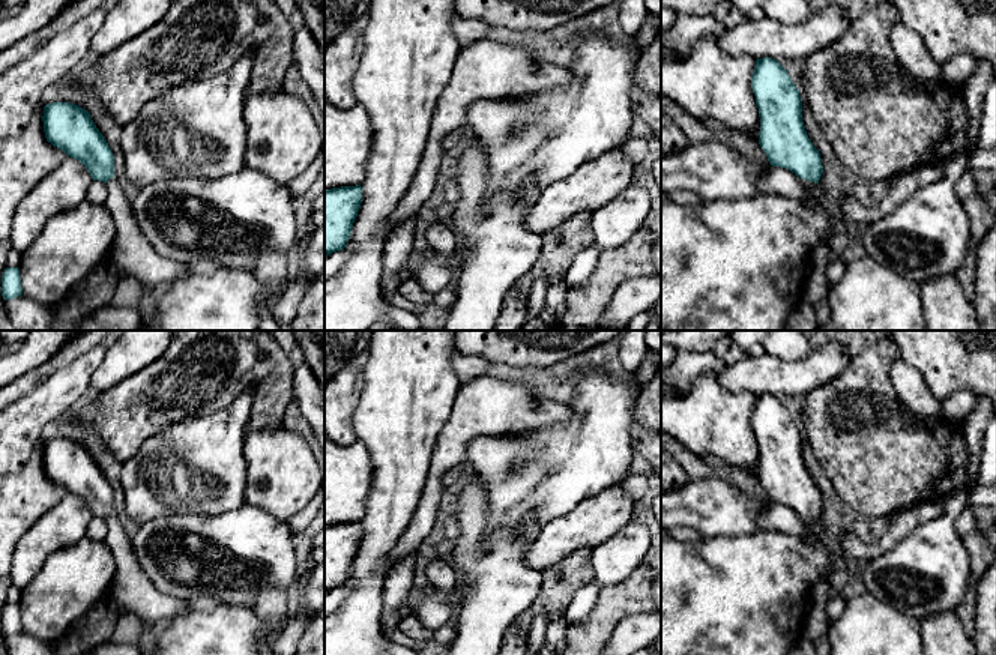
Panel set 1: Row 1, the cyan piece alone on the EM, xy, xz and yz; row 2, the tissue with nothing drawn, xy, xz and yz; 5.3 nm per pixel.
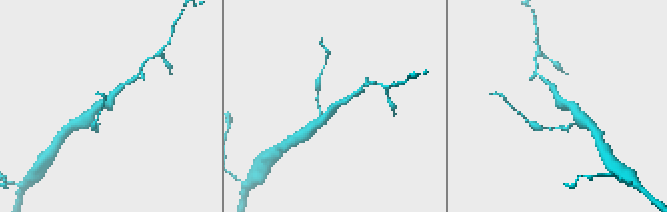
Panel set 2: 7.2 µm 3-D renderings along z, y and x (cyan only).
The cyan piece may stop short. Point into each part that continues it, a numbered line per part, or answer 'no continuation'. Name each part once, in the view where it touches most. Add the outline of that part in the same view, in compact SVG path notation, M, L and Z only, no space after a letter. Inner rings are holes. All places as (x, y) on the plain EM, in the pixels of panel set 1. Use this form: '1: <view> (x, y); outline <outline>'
1: yz (808, 537); outline M805 517L807 532L801 536L807 544L819 544L822 542L820 538L817 538L813 533L814 518Z

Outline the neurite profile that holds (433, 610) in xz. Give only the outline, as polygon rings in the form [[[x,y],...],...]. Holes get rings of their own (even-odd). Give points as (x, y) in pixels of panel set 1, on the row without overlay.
[[[458,575],[457,586],[452,592],[443,593],[437,589],[431,589],[428,593],[422,595],[413,614],[425,629],[436,632],[451,622],[452,611],[460,608],[469,590],[467,580]]]

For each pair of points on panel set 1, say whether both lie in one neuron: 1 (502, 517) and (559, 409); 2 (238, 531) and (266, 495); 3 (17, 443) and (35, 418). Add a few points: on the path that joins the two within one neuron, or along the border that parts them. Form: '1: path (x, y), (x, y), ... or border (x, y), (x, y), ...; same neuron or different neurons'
1: border (574, 415), (567, 422), (552, 422), (529, 430); different neurons
2: border (245, 504), (256, 505), (286, 522); different neurons
3: path (17, 437), (29, 424); same neuron

